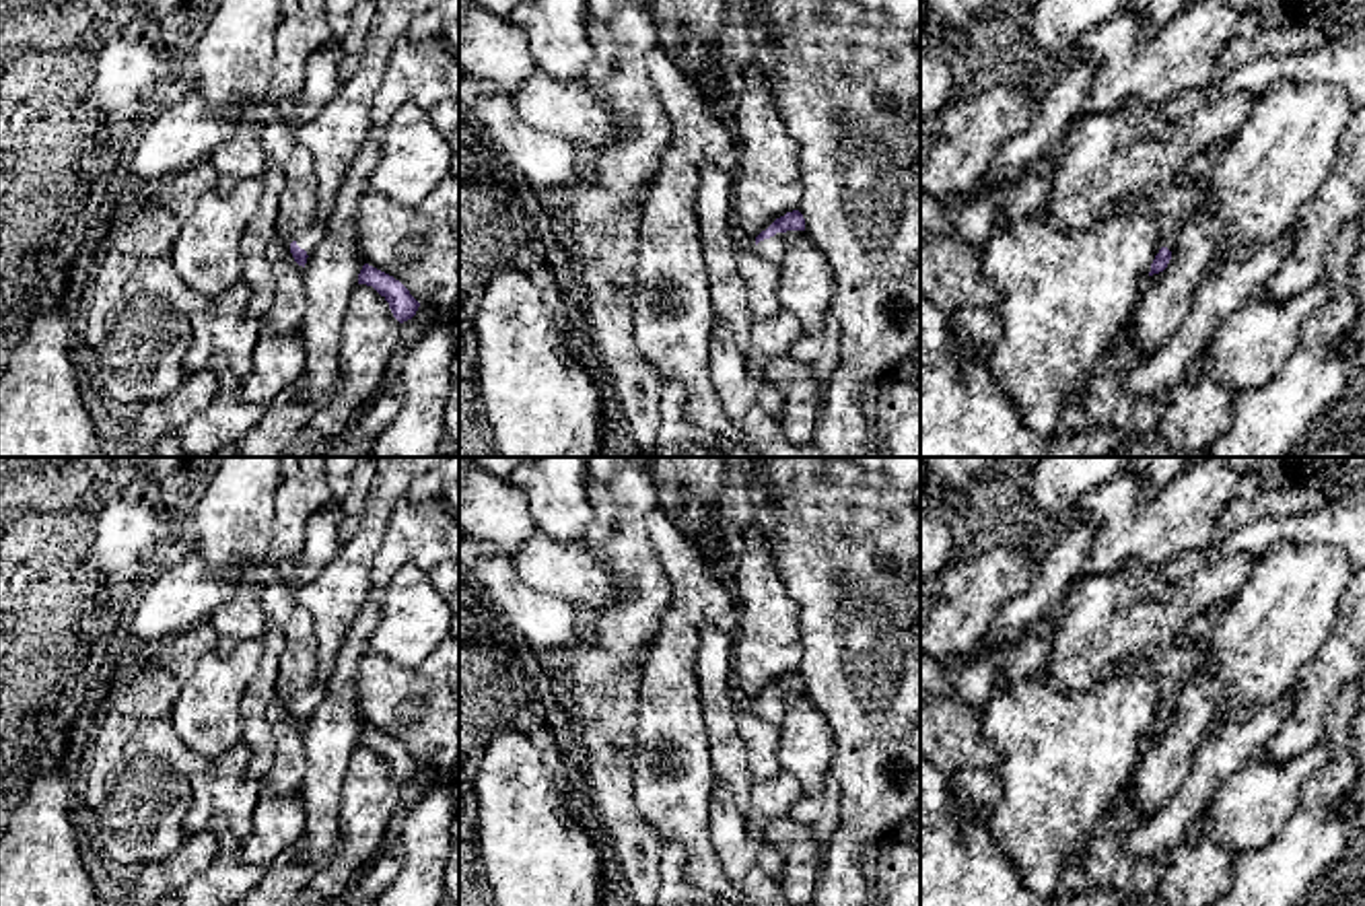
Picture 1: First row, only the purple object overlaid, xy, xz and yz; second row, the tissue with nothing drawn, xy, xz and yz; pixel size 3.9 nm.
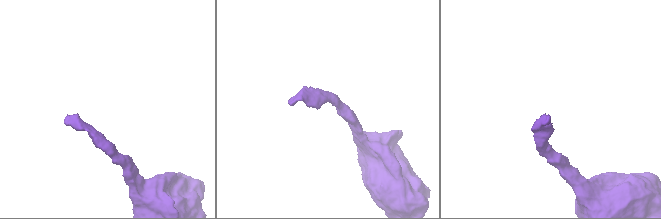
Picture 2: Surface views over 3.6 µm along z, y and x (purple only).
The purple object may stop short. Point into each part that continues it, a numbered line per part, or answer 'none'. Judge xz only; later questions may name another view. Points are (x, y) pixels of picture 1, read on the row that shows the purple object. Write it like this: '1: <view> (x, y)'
1: xz (771, 248)

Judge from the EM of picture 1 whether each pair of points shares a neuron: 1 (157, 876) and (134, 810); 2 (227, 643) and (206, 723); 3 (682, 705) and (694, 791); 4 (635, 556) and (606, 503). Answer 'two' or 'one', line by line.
1: two
2: two
3: one
4: one

